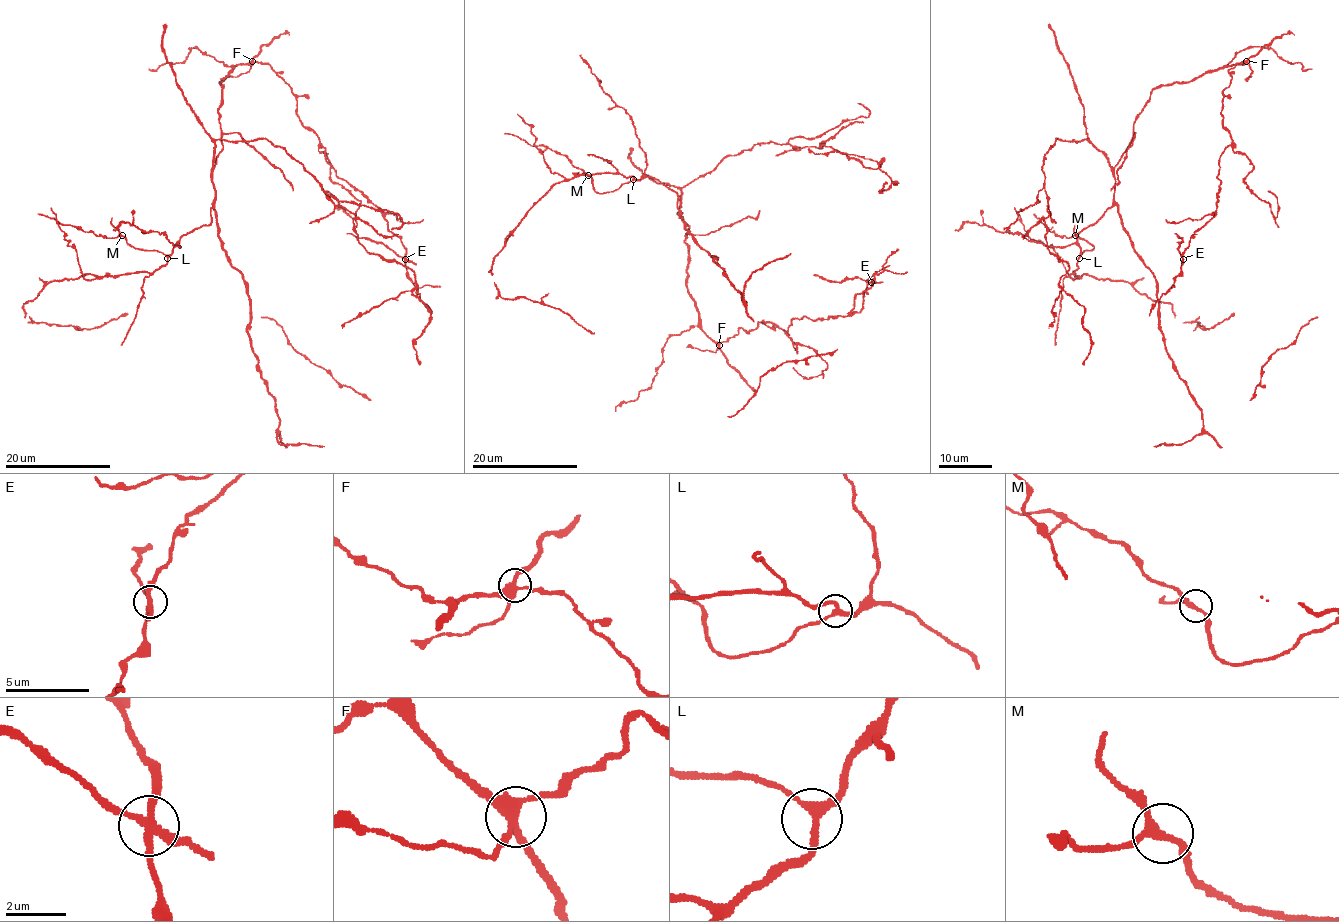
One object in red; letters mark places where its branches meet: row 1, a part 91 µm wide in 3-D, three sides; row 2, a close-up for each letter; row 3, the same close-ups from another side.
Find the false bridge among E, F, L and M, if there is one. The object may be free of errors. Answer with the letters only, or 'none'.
E

